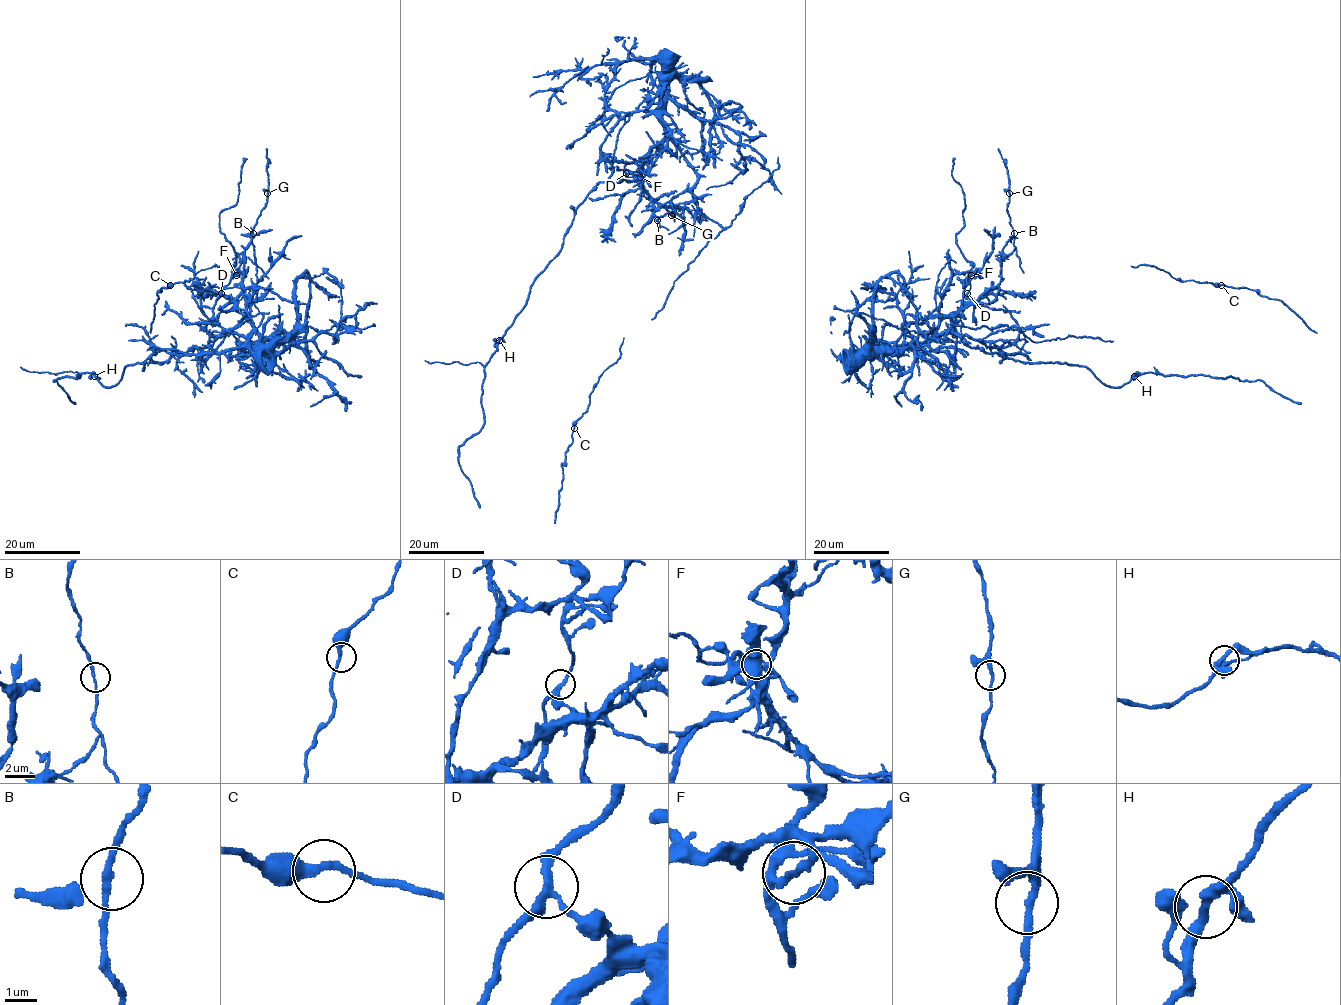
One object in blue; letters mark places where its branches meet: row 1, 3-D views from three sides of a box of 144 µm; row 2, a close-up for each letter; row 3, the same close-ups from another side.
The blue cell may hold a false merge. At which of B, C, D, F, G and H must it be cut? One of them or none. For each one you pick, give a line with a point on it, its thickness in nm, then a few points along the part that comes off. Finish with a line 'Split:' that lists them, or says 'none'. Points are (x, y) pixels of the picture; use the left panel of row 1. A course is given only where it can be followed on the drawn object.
F: at (236, 275); 240 nm thick; foreign part runs (235, 275), (243, 274), (257, 346), (270, 348), (294, 332), (295, 281), (308, 274), (305, 351), (311, 369)
Split: F

